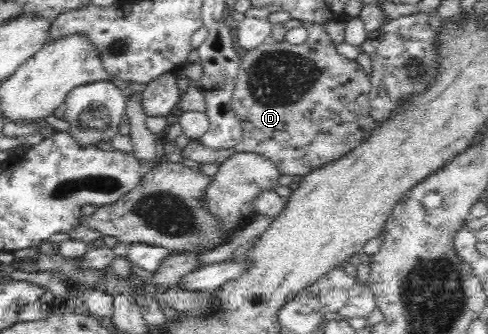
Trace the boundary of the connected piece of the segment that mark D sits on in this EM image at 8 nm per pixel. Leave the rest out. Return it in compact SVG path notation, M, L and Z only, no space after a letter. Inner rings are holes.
M295 19L274 24L265 42L255 50L249 50L239 64L230 103L242 126L242 141L233 148L214 151L201 145L199 140L190 140L182 156L198 164L220 165L235 153L257 153L274 162L282 175L292 174L296 179L305 177L327 162L339 160L363 142L363 138L368 138L378 122L370 113L370 77L365 75L357 61L339 54L337 48L323 24ZM297 27L305 28L307 39L302 44L293 45L286 40L286 34Z

